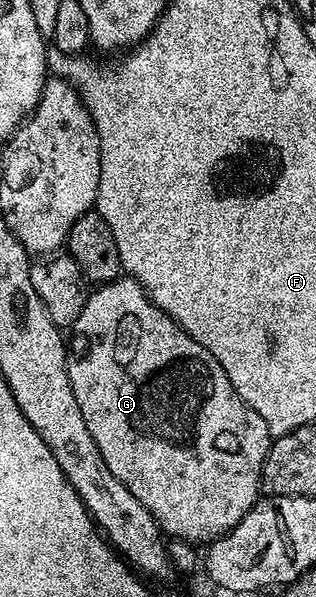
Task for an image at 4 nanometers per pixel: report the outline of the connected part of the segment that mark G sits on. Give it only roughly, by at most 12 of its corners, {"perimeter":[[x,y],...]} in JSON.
{"perimeter":[[130,275],[93,288],[70,387],[169,538],[262,496],[273,436]]}

